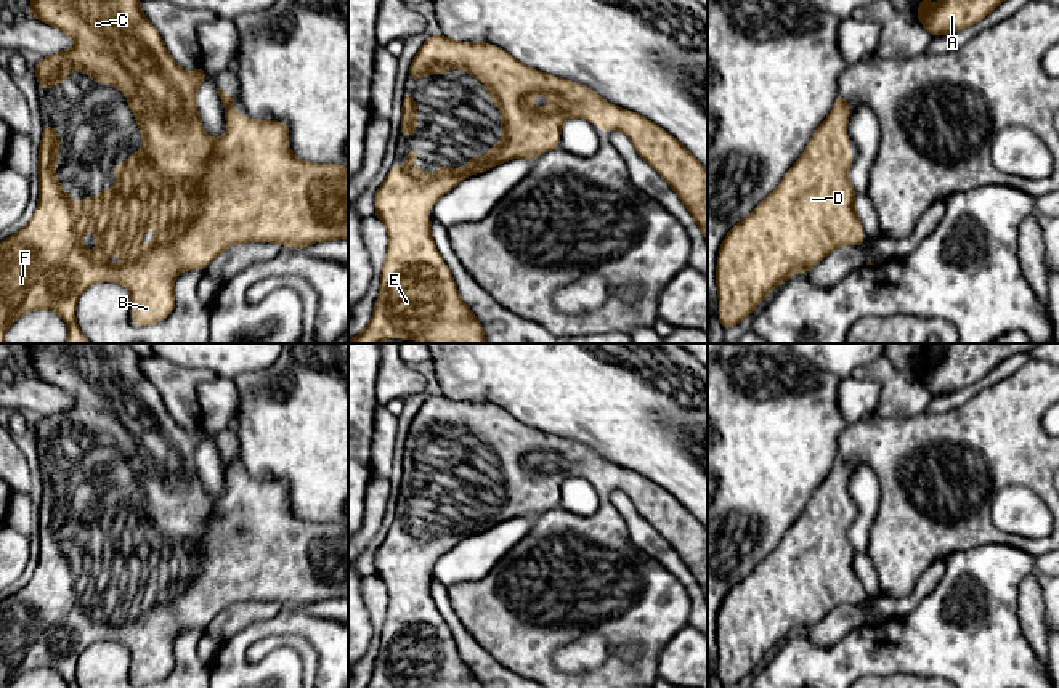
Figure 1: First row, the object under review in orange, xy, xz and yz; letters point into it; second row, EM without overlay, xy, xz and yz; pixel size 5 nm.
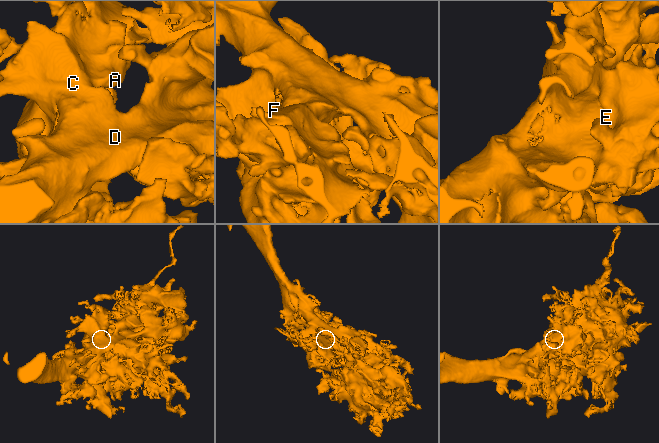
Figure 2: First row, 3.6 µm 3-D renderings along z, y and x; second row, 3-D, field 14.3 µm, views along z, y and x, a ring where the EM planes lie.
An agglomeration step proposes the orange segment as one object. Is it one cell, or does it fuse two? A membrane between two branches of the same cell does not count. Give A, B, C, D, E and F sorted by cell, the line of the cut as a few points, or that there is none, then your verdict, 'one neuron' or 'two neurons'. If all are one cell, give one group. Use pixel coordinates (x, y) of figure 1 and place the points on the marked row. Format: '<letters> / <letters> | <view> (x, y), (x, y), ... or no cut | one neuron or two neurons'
A B C D E F | no cut | one neuron

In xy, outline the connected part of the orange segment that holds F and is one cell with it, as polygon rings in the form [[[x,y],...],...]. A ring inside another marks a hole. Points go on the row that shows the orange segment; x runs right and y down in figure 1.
[[[30,0],[30,14],[50,24],[55,29],[64,30],[72,40],[74,47],[67,51],[61,51],[51,56],[43,56],[39,64],[34,66],[39,85],[48,91],[53,85],[59,85],[61,82],[67,82],[67,71],[77,69],[83,74],[91,75],[98,83],[111,83],[116,88],[122,90],[127,96],[128,106],[132,107],[136,125],[143,133],[143,148],[140,152],[135,152],[128,157],[125,165],[117,164],[112,167],[112,176],[119,176],[122,180],[120,184],[112,184],[111,189],[101,191],[95,199],[83,197],[83,200],[75,205],[71,199],[69,192],[61,189],[61,183],[56,180],[56,162],[58,162],[58,149],[61,143],[61,136],[55,132],[53,125],[45,123],[42,132],[42,144],[39,149],[39,204],[32,220],[16,234],[10,236],[3,242],[0,242],[0,343],[5,343],[5,332],[8,327],[22,314],[48,308],[56,311],[67,324],[69,335],[64,343],[87,343],[85,335],[77,326],[75,321],[75,305],[79,302],[80,293],[95,282],[119,282],[125,285],[132,297],[132,321],[135,326],[151,326],[164,321],[172,310],[175,308],[175,295],[173,295],[173,281],[178,273],[188,269],[201,269],[204,271],[223,250],[234,244],[244,242],[278,242],[284,247],[298,247],[305,249],[313,242],[332,241],[332,239],[348,239],[348,168],[340,164],[311,164],[297,159],[289,148],[289,127],[284,122],[265,120],[258,122],[250,117],[242,117],[234,111],[234,96],[225,93],[221,88],[217,88],[220,99],[225,104],[225,117],[228,123],[228,133],[218,138],[217,141],[210,138],[201,122],[196,107],[196,91],[197,87],[205,80],[205,69],[199,66],[194,72],[186,72],[181,69],[176,61],[170,56],[168,50],[164,45],[164,40],[157,29],[146,19],[140,0]],[[90,228],[95,231],[96,250],[90,255],[83,245],[83,229]],[[148,228],[154,228],[159,231],[157,236],[151,241],[148,247],[138,244],[138,239],[144,236]],[[111,253],[124,253],[125,258],[120,265],[114,266],[104,261],[103,258]]]

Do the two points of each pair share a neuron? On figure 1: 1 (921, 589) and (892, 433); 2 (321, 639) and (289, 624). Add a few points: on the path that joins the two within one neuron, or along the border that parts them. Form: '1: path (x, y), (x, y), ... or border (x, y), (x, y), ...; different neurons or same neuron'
1: border (944, 560), (936, 560), (908, 594), (886, 595); different neurons
2: path (313, 631), (305, 624), (297, 624); same neuron

